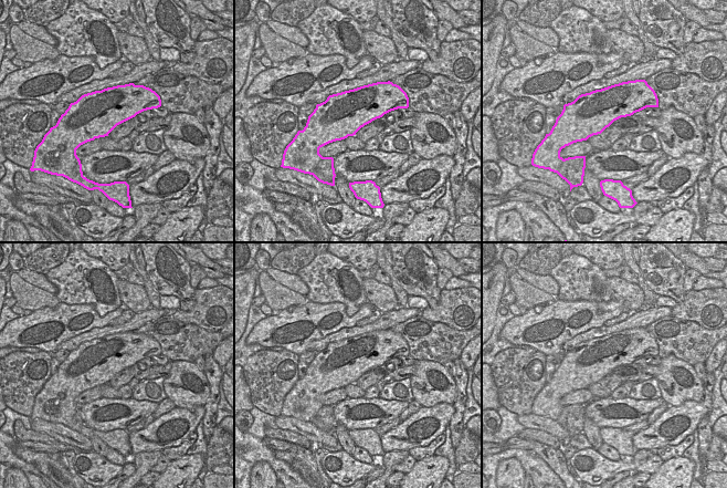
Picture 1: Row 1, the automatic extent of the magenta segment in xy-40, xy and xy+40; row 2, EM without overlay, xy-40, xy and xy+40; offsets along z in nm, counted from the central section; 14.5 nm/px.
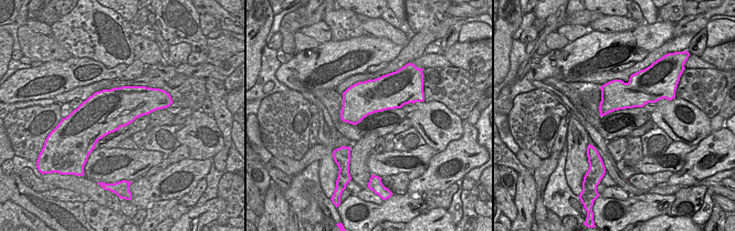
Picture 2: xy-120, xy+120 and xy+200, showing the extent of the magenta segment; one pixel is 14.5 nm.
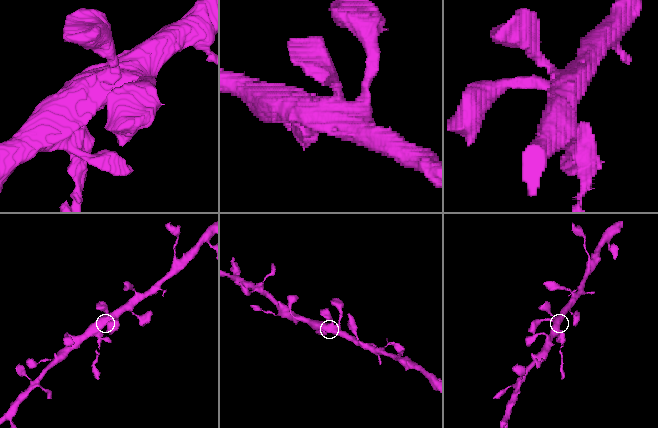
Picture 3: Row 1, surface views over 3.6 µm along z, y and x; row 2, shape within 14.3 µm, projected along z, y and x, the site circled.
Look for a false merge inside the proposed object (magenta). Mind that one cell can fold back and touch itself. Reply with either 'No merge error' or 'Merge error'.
Merge error.

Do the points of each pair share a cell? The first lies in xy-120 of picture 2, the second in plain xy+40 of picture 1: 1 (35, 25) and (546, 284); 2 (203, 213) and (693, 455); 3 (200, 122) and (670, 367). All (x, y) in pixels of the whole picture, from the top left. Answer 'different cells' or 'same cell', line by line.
1: same cell
2: different cells
3: same cell

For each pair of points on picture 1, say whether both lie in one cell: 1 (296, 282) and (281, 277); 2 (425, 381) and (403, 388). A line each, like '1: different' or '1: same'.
1: same
2: different

